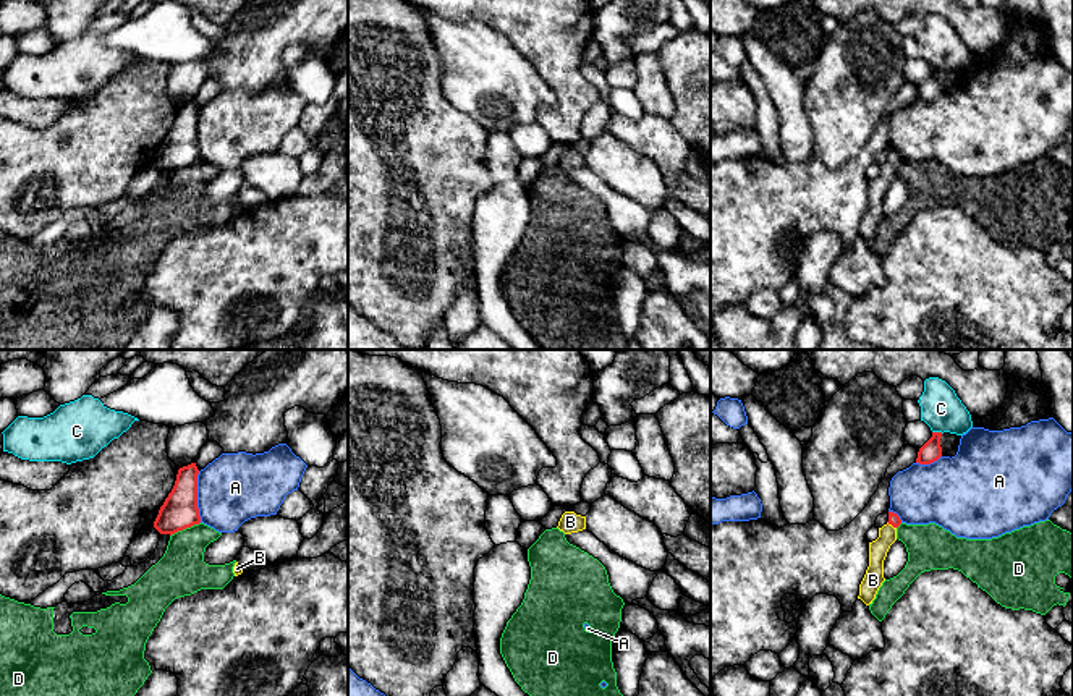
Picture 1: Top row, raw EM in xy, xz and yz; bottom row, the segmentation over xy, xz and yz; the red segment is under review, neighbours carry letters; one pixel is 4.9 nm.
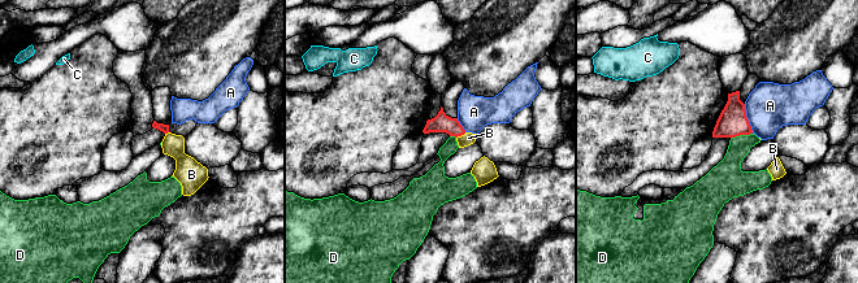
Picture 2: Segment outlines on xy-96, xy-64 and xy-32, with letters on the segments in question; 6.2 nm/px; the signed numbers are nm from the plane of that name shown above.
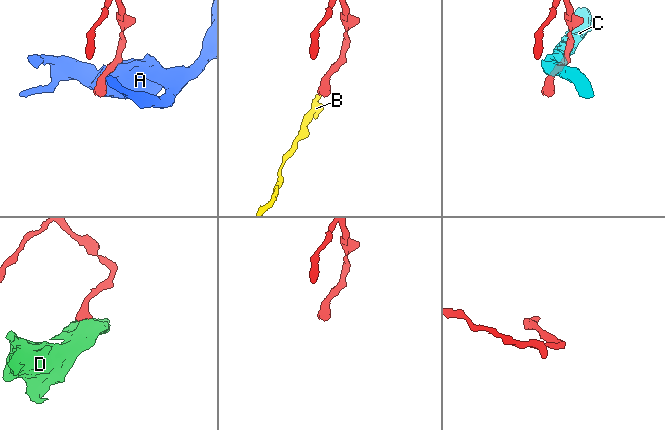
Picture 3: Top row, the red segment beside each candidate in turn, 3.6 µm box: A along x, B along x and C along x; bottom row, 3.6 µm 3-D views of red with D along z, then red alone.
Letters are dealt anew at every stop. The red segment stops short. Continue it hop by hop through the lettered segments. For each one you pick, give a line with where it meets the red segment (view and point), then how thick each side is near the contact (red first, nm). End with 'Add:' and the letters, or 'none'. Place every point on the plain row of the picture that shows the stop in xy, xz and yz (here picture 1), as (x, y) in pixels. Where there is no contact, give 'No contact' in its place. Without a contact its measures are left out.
B: Touches red at yz (892, 162). Thickness 60 nm (red) against 100 nm
Add: B

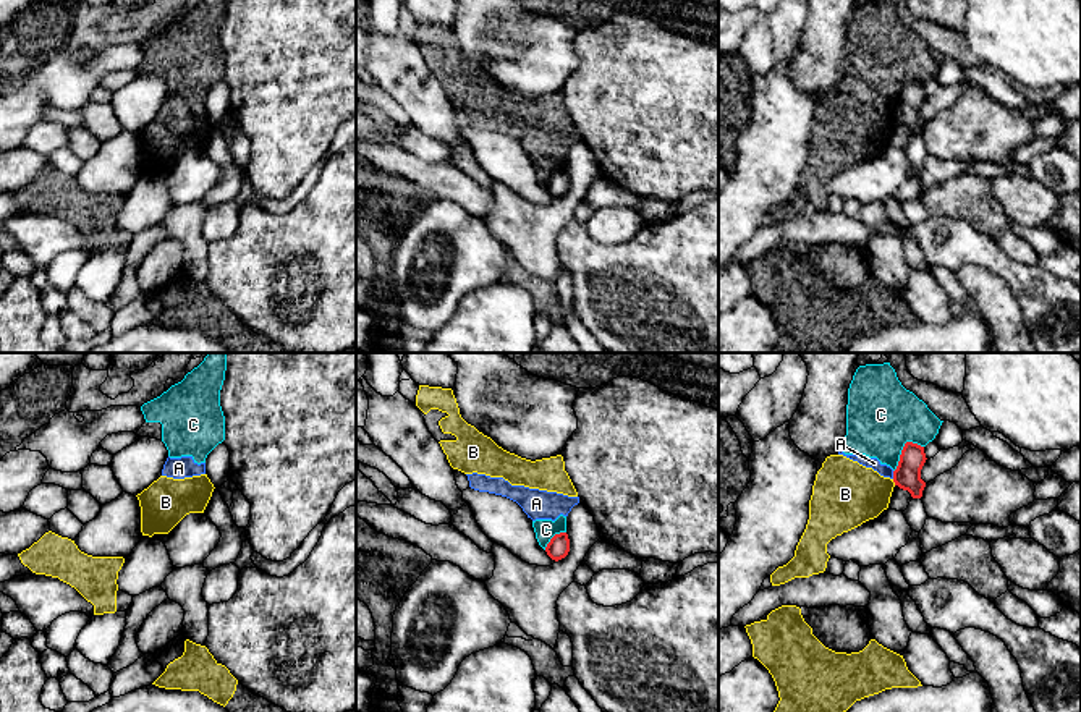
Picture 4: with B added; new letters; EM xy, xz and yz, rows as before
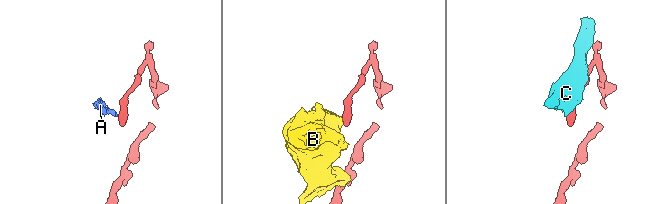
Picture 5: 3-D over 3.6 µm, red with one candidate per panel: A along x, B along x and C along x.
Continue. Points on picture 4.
Add: none

